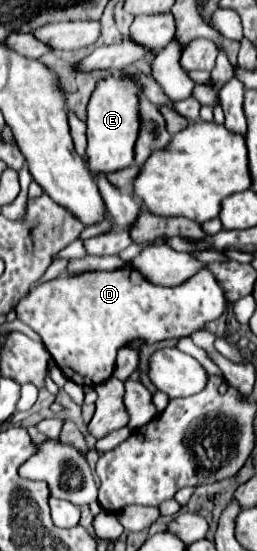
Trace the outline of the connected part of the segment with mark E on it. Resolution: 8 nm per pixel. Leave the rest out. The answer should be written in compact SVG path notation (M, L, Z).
M116 76L100 80L88 104L88 146L86 164L92 174L110 174L122 170L134 160L134 142L138 138L138 86L126 86Z

